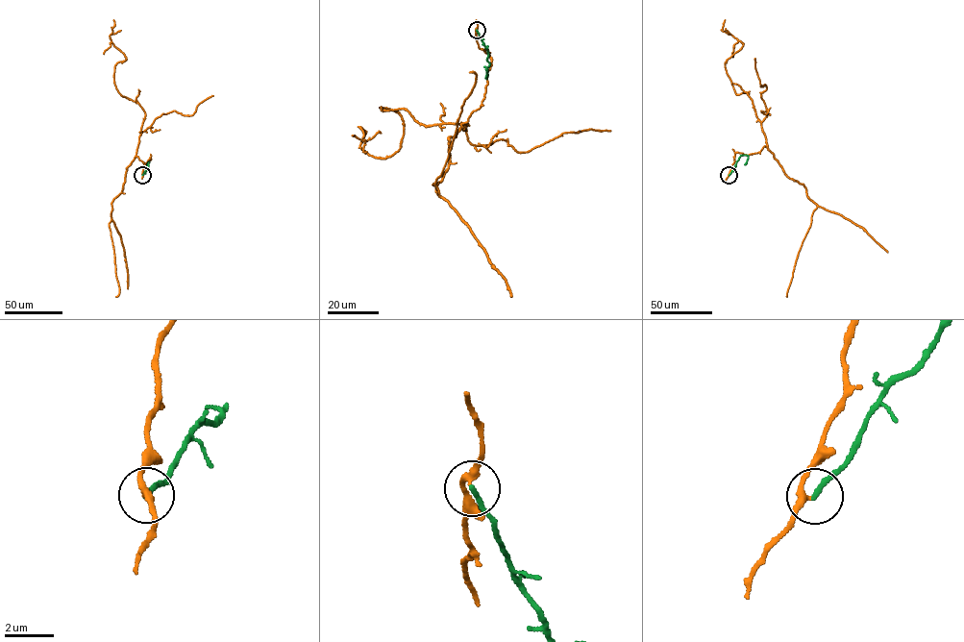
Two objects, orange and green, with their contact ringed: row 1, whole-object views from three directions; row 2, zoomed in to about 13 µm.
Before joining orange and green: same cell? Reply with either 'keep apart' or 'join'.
keep apart

